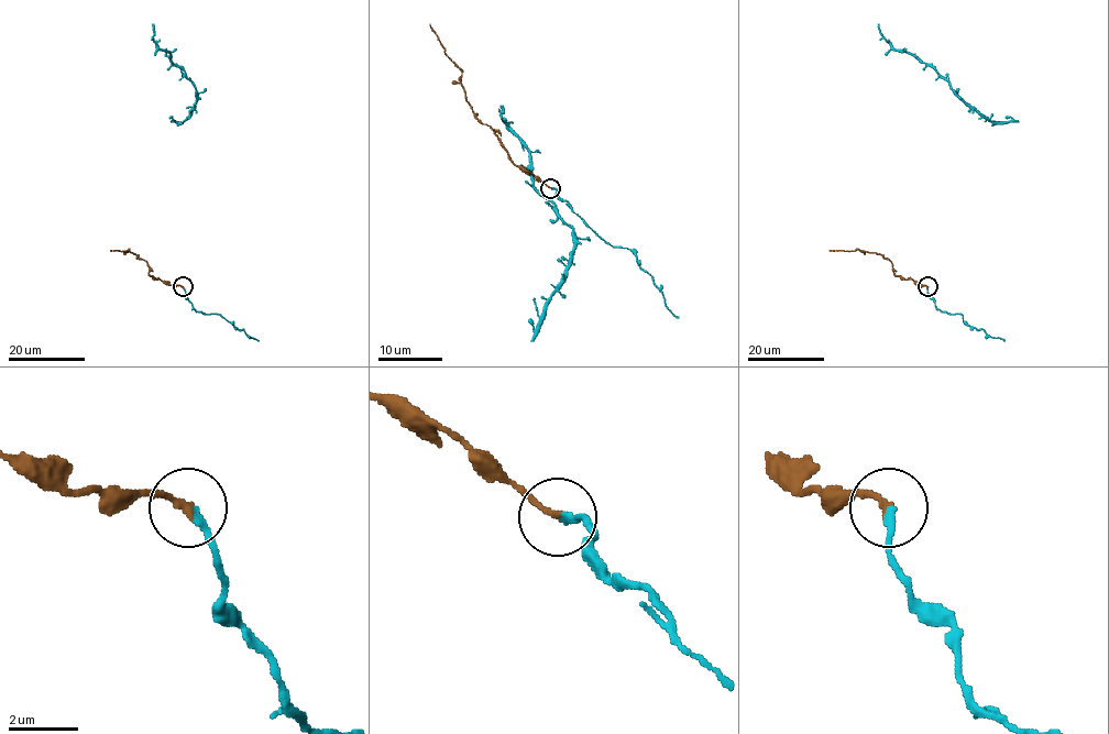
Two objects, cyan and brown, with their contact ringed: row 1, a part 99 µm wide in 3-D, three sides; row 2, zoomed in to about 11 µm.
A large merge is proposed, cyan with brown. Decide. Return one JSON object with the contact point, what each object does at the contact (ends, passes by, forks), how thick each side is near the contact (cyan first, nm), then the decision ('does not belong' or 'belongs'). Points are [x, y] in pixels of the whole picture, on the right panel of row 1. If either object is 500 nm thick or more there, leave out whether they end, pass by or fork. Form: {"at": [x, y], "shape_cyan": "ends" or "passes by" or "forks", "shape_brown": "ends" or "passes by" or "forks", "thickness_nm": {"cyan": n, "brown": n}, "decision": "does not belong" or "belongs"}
{"at": [928, 286], "shape_cyan": "ends", "shape_brown": "ends", "thickness_nm": {"cyan": 200, "brown": 190}, "decision": "belongs"}

